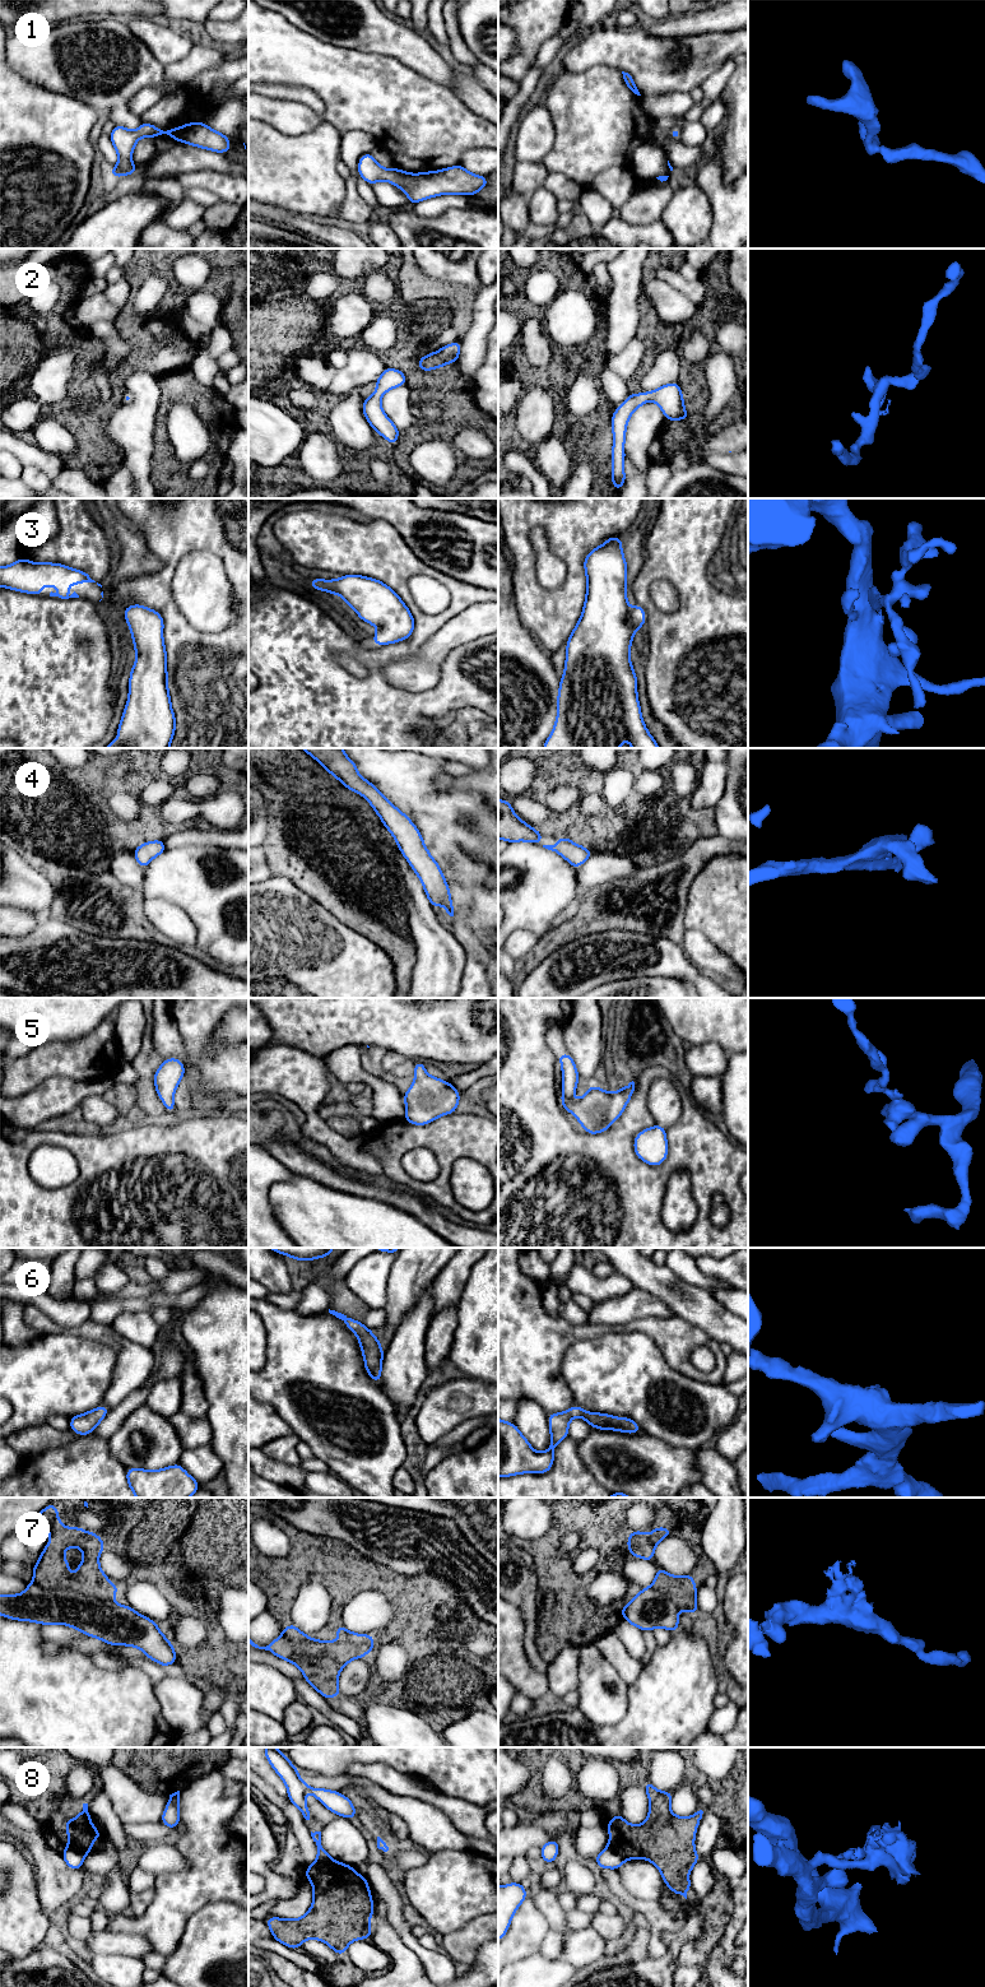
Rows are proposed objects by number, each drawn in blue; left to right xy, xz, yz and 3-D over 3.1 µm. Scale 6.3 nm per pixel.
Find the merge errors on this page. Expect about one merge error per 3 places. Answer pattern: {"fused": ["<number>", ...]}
{"fused": ["7", "8"]}

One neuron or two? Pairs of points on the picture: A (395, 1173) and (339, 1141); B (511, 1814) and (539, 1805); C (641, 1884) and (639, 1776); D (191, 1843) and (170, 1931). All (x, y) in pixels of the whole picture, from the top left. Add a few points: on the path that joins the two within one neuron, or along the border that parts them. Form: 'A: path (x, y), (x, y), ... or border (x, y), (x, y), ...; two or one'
A: border (367, 1138), (367, 1148), (380, 1161), (384, 1171); two
B: border (511, 1804), (516, 1809); two
C: border (626, 1858), (649, 1860), (659, 1870), (663, 1879); two
D: path (195, 1865), (195, 1881), (170, 1909); one

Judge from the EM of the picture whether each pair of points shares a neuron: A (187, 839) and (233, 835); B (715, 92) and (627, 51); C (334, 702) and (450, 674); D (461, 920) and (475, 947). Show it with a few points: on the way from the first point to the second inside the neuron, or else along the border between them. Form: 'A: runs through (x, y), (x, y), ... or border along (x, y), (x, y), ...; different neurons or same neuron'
A: runs through (199, 838), (222, 838); same neuron
B: border along (723, 65), (700, 86); different neurons
C: runs through (365, 702), (426, 702); same neuron
D: runs through (461, 927), (470, 941); same neuron

